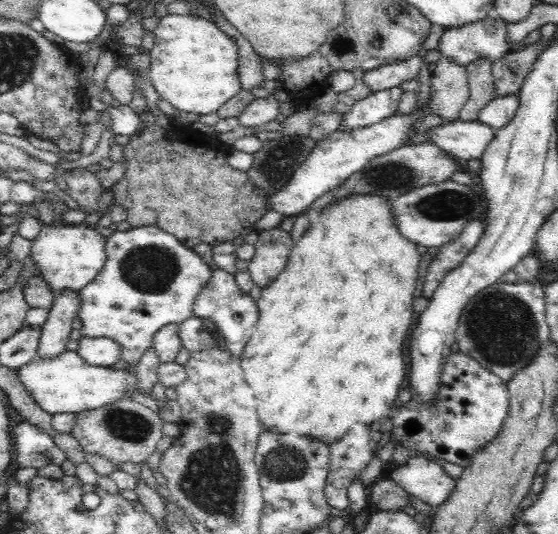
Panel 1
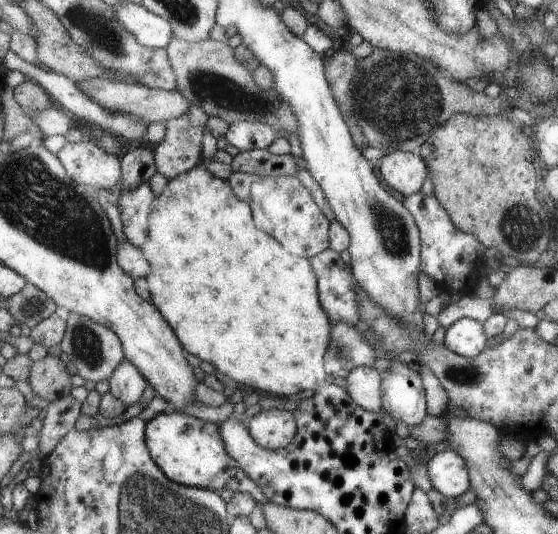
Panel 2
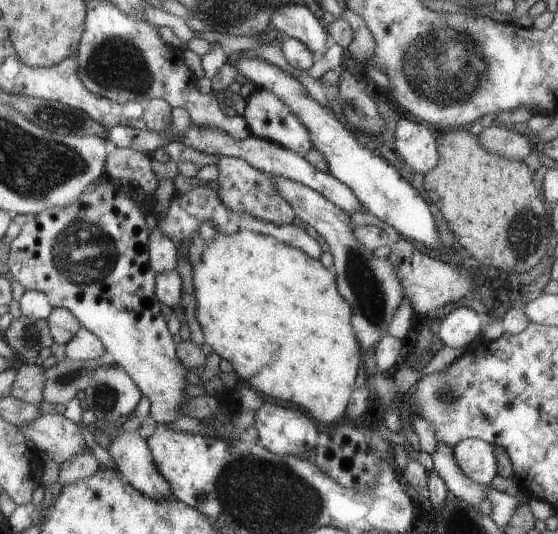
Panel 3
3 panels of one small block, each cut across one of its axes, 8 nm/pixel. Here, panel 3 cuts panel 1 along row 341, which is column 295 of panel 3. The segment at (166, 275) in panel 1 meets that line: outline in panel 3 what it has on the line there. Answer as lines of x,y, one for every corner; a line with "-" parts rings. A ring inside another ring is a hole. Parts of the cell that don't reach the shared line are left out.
256,87
251,89
244,99
244,110
241,115
245,121
245,128
250,129
250,134
263,140
271,141
274,144
282,145
283,148
290,149
293,152
305,154
313,148
310,139
310,132
307,132
306,125
295,116
294,112
287,108
282,101
274,95

